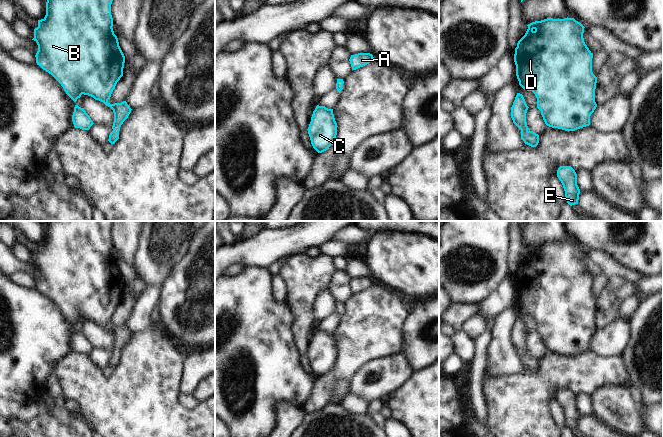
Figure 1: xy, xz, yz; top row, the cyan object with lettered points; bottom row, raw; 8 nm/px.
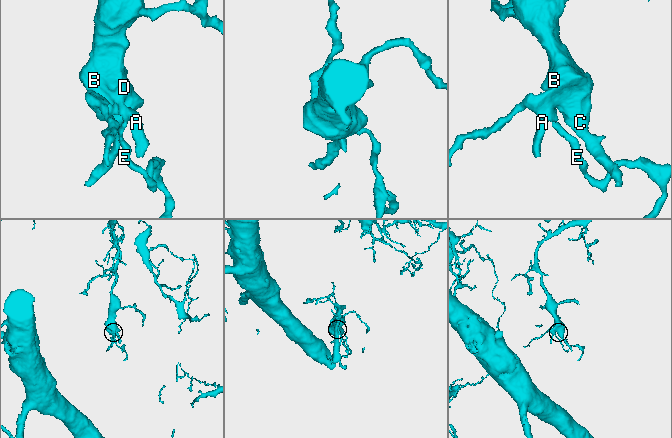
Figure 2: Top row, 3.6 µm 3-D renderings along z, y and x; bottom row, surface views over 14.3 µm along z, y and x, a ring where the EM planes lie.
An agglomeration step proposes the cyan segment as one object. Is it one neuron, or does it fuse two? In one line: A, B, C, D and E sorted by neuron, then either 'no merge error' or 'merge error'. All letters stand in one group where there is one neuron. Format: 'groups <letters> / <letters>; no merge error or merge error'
groups A B C D E; no merge error

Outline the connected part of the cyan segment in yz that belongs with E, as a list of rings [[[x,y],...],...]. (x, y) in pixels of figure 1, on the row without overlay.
[[[560,390],[557,401],[561,405],[567,427],[572,430],[578,428],[580,413],[577,409],[577,398],[571,390]]]

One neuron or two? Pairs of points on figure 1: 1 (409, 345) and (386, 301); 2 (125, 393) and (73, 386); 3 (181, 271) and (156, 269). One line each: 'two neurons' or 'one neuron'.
1: two neurons
2: one neuron
3: two neurons

